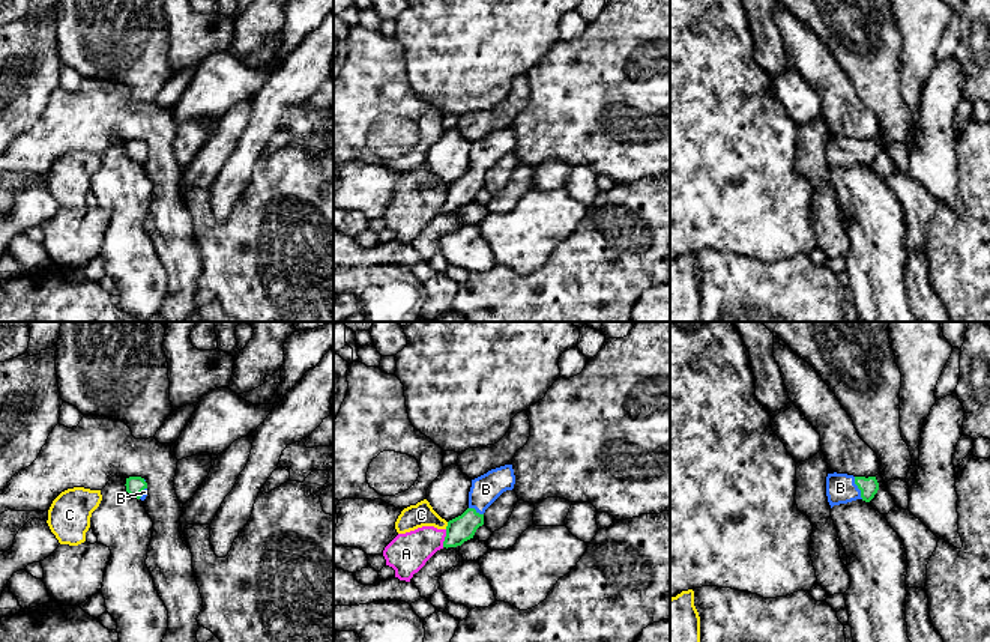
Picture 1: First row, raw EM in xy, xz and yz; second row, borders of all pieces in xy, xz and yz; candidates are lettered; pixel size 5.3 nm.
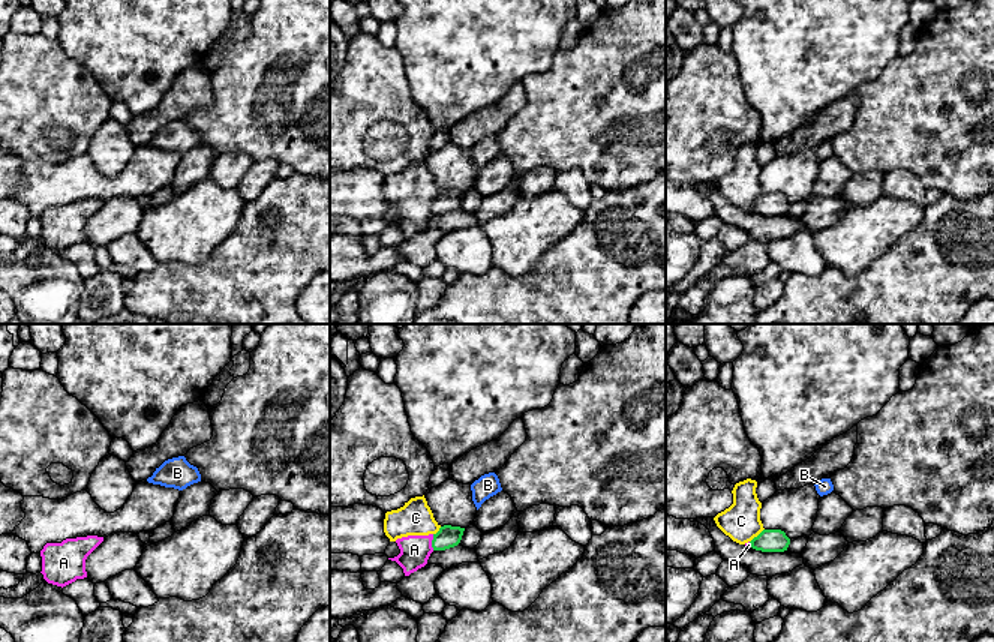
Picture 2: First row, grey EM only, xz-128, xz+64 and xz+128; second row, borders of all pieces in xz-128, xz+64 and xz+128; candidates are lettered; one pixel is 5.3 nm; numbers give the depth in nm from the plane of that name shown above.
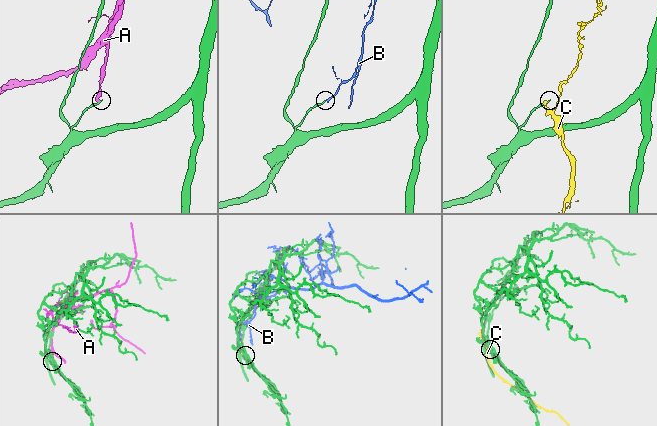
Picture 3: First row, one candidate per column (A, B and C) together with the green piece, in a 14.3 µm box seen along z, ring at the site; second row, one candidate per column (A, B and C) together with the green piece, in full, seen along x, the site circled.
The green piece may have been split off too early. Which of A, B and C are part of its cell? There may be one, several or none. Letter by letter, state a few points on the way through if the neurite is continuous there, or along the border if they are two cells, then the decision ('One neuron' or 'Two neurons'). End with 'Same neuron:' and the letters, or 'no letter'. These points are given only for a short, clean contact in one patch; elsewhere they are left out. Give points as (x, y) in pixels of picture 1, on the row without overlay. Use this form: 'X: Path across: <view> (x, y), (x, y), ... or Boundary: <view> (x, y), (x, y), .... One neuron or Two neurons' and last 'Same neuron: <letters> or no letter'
A: Boundary: xz (446, 193), (442, 209). Two neurons
B: Boundary: yz (854, 140), (863, 161). Two neurons
C: Boundary: xz (448, 185), (445, 191). Two neurons
Same neuron: no letter

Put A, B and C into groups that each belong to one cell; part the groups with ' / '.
A C / B

